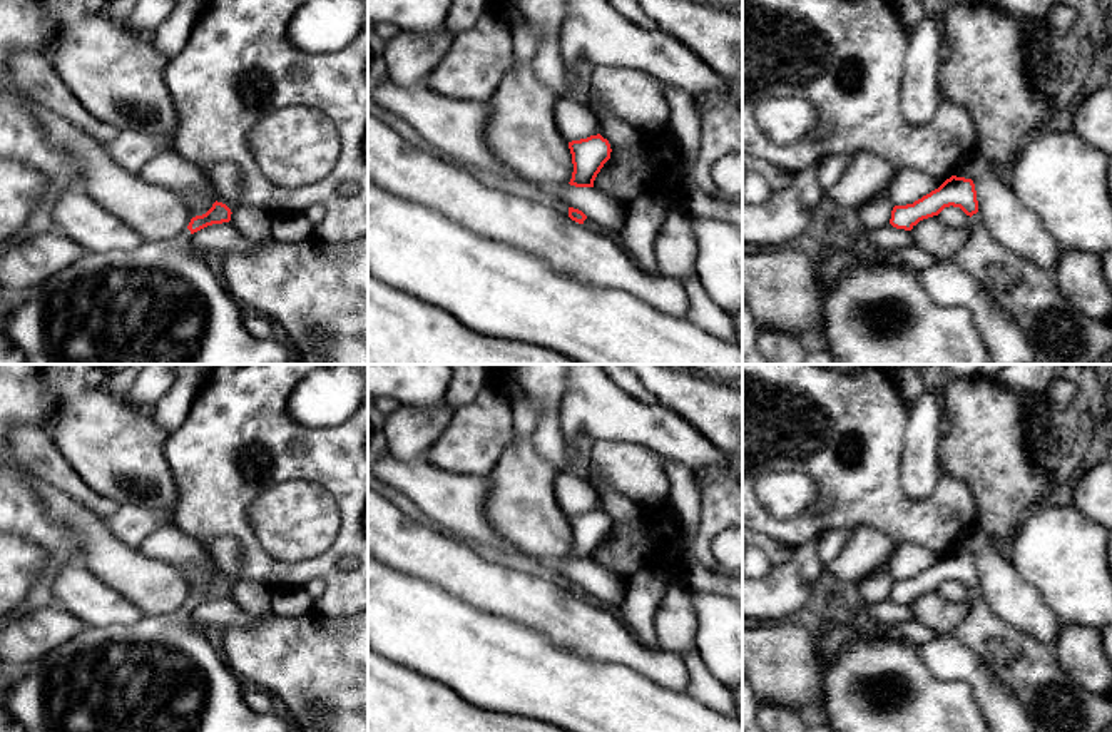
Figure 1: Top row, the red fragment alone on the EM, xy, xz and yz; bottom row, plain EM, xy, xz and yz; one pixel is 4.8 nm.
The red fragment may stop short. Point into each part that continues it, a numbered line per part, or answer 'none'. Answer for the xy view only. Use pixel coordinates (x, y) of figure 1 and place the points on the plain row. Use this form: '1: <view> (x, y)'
1: xy (161, 674)

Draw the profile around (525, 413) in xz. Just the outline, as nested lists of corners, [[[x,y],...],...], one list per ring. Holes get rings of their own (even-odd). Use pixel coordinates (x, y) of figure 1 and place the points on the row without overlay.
[[[525,398],[512,406],[512,416],[515,435],[520,438],[528,438],[533,435],[540,421],[542,408],[538,403]]]

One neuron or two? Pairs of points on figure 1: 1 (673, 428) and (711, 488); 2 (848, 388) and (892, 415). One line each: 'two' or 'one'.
1: two
2: one

